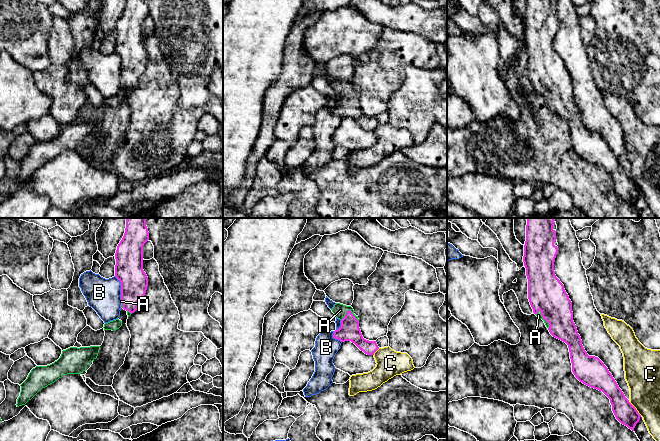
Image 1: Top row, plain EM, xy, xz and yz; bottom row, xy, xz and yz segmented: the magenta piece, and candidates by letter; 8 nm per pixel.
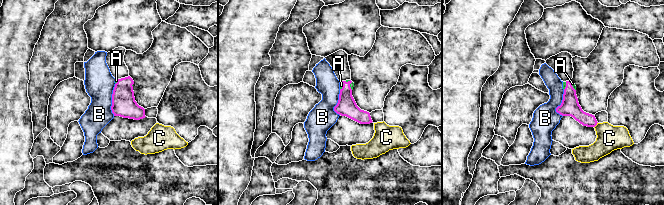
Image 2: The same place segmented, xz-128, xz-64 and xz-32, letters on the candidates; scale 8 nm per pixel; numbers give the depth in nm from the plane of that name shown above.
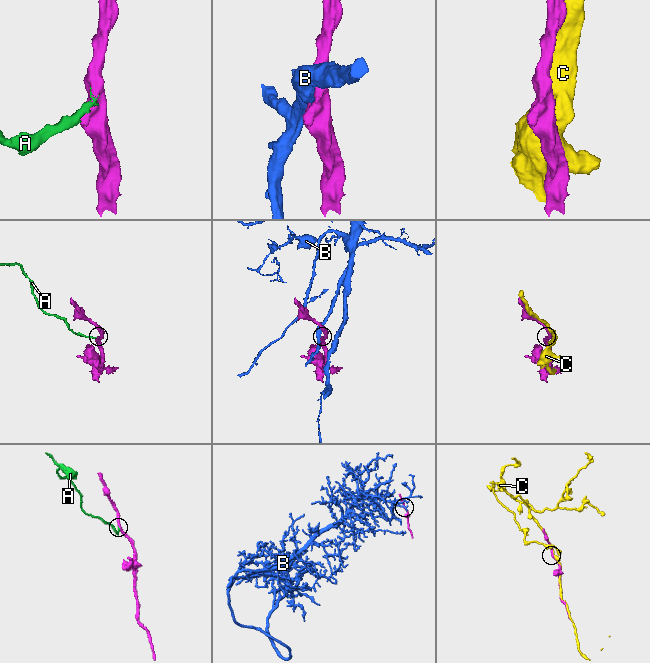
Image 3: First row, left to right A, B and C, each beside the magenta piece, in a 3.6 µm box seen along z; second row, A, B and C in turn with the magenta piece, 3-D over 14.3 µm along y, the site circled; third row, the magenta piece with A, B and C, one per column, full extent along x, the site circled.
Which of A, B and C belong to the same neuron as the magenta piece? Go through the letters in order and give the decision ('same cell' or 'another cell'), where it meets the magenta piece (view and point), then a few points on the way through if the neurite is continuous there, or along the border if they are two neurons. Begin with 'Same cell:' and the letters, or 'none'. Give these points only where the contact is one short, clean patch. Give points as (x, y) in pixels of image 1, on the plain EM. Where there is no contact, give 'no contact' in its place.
Same cell: A
A: same cell | yz (544, 95)
B: another cell | xy (121, 64)
C: another cell | yz (635, 185)

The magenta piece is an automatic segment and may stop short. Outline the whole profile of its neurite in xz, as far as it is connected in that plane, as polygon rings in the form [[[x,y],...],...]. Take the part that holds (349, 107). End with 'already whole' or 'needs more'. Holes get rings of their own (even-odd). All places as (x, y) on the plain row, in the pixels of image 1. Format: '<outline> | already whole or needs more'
[[[336,79],[331,86],[341,96],[341,103],[334,107],[333,114],[341,118],[351,117],[365,130],[374,131],[379,123],[376,117],[369,117],[363,114],[359,104],[358,92],[354,90],[353,84]]] | needs more

